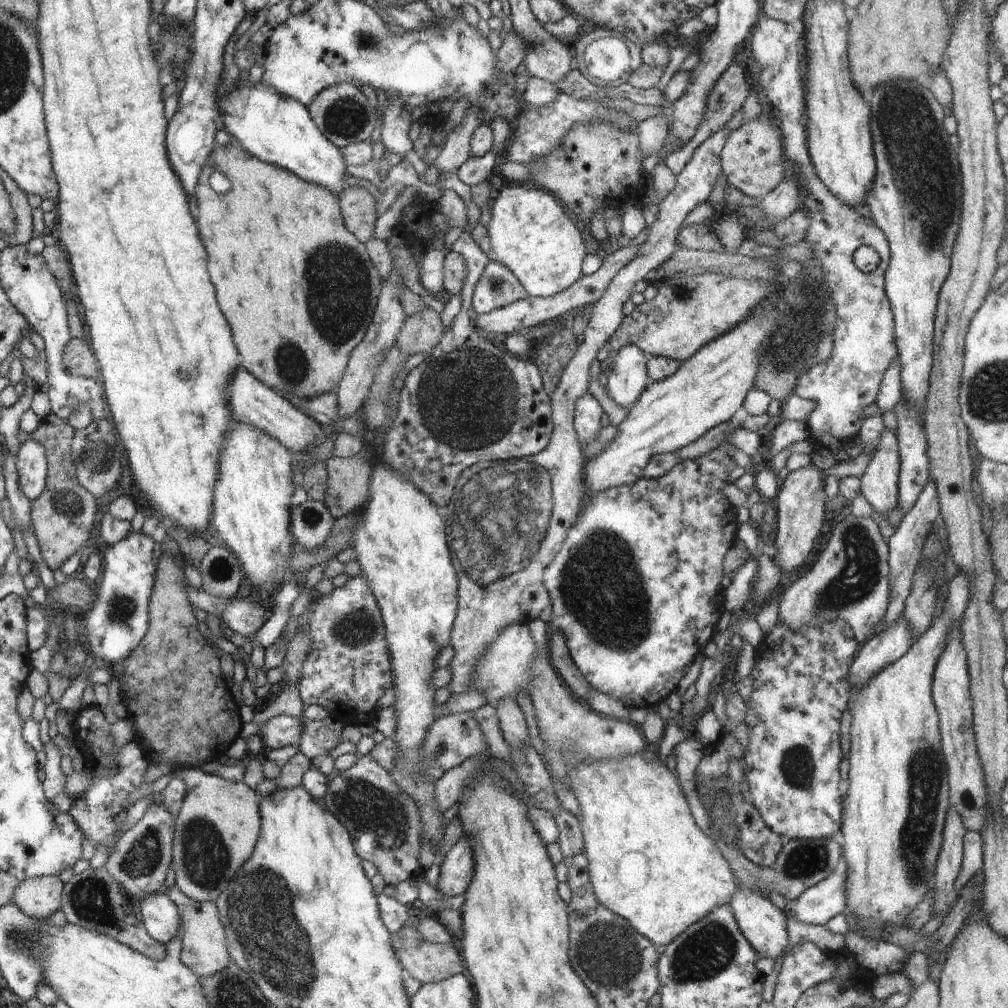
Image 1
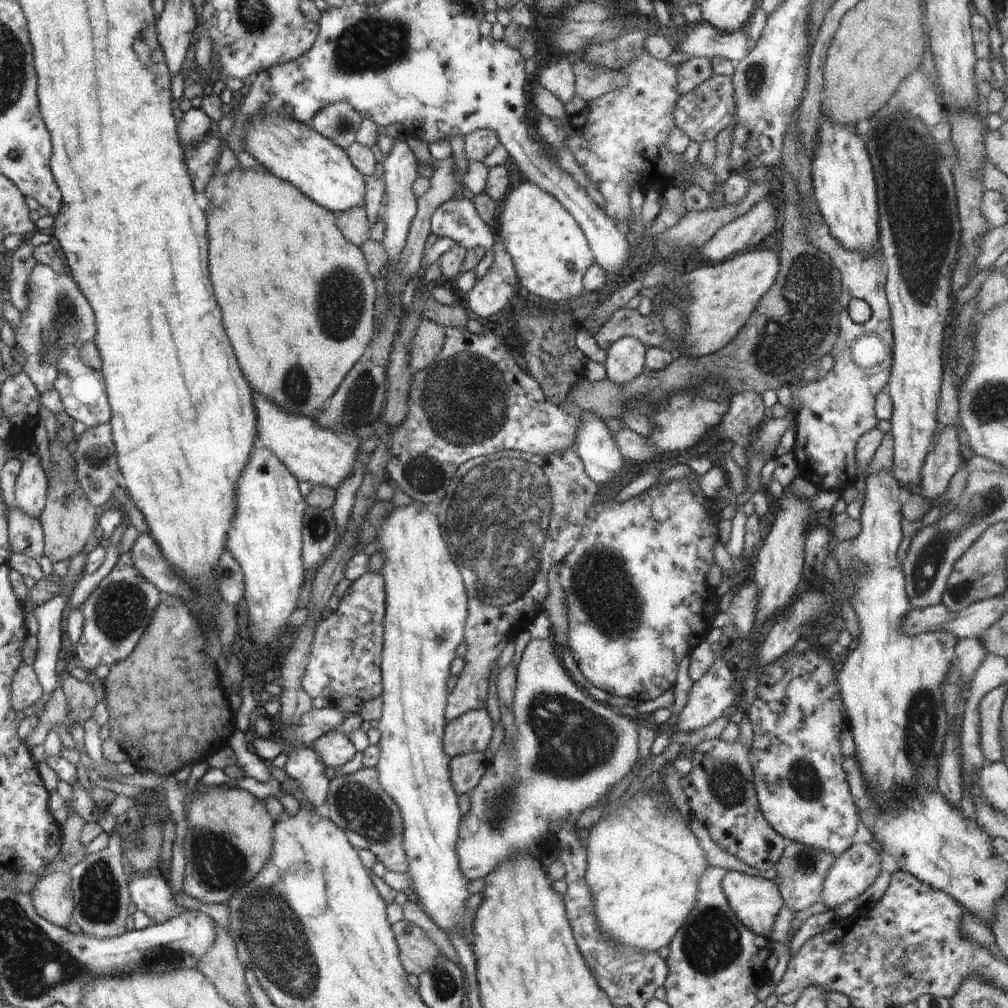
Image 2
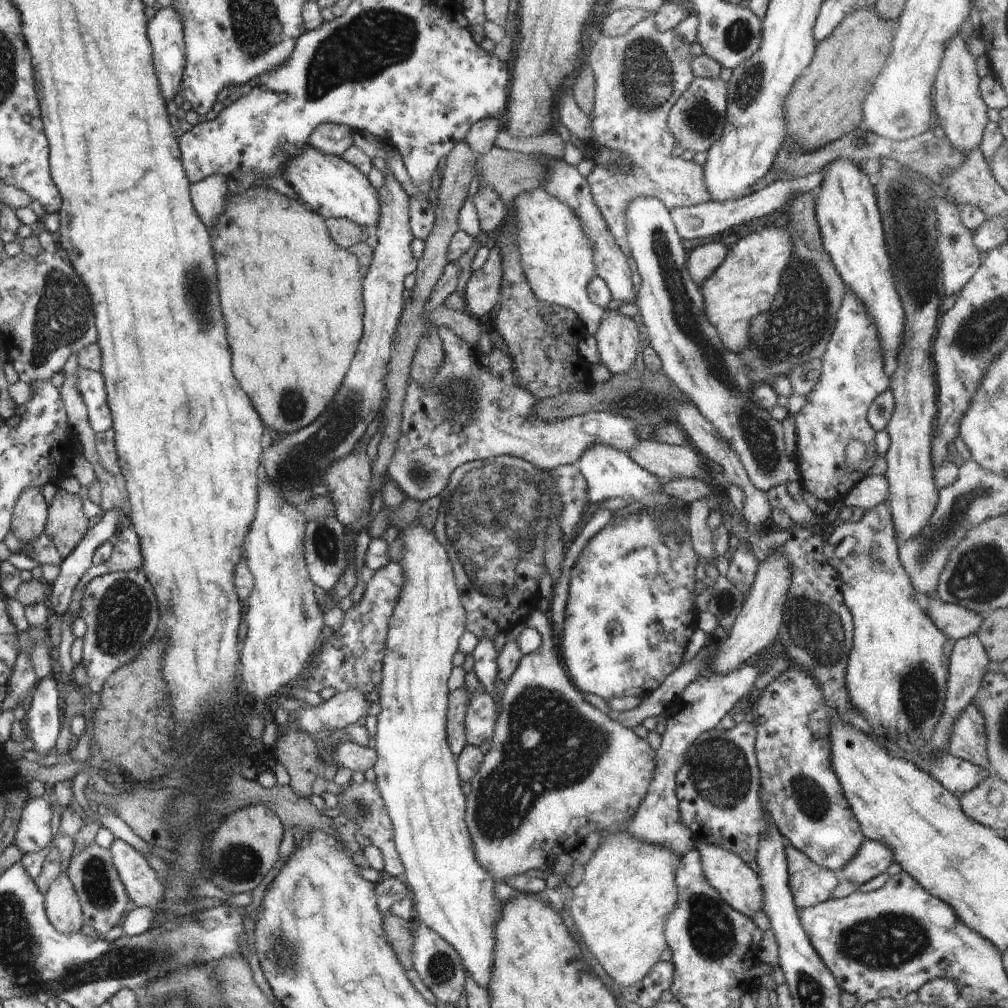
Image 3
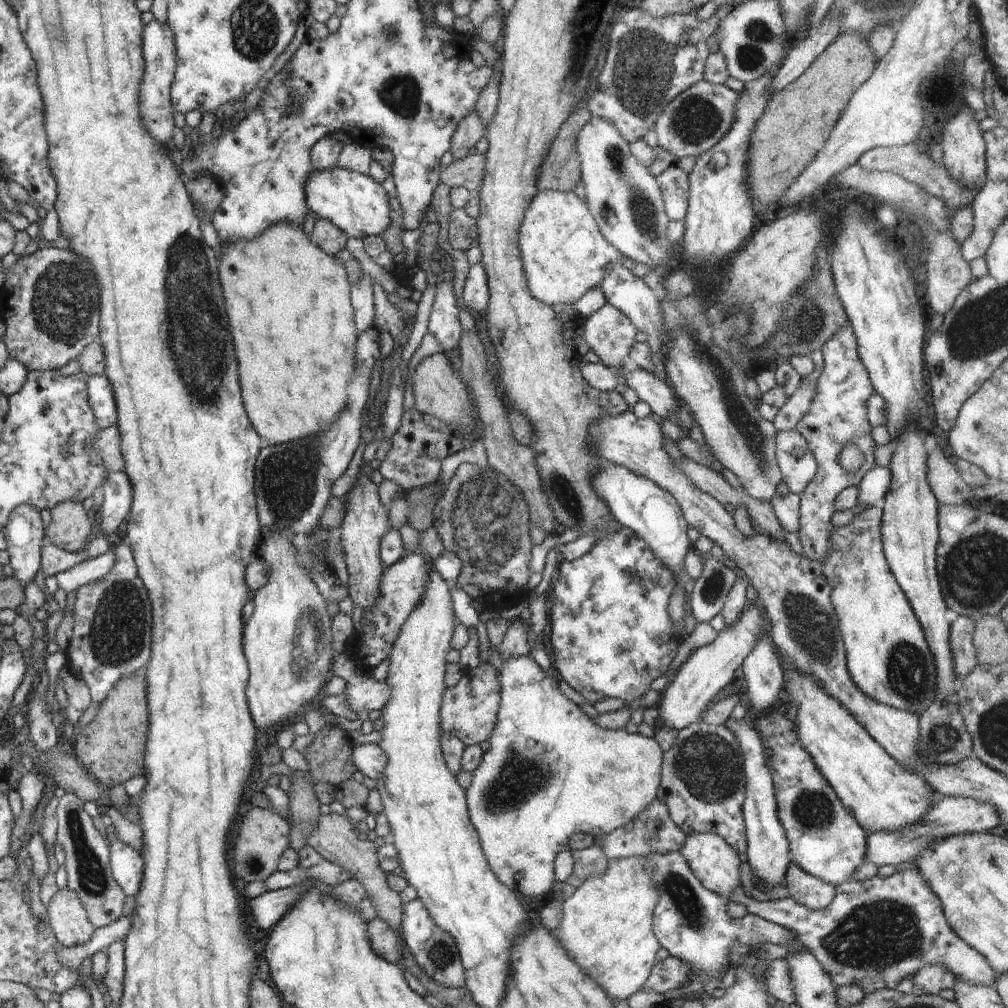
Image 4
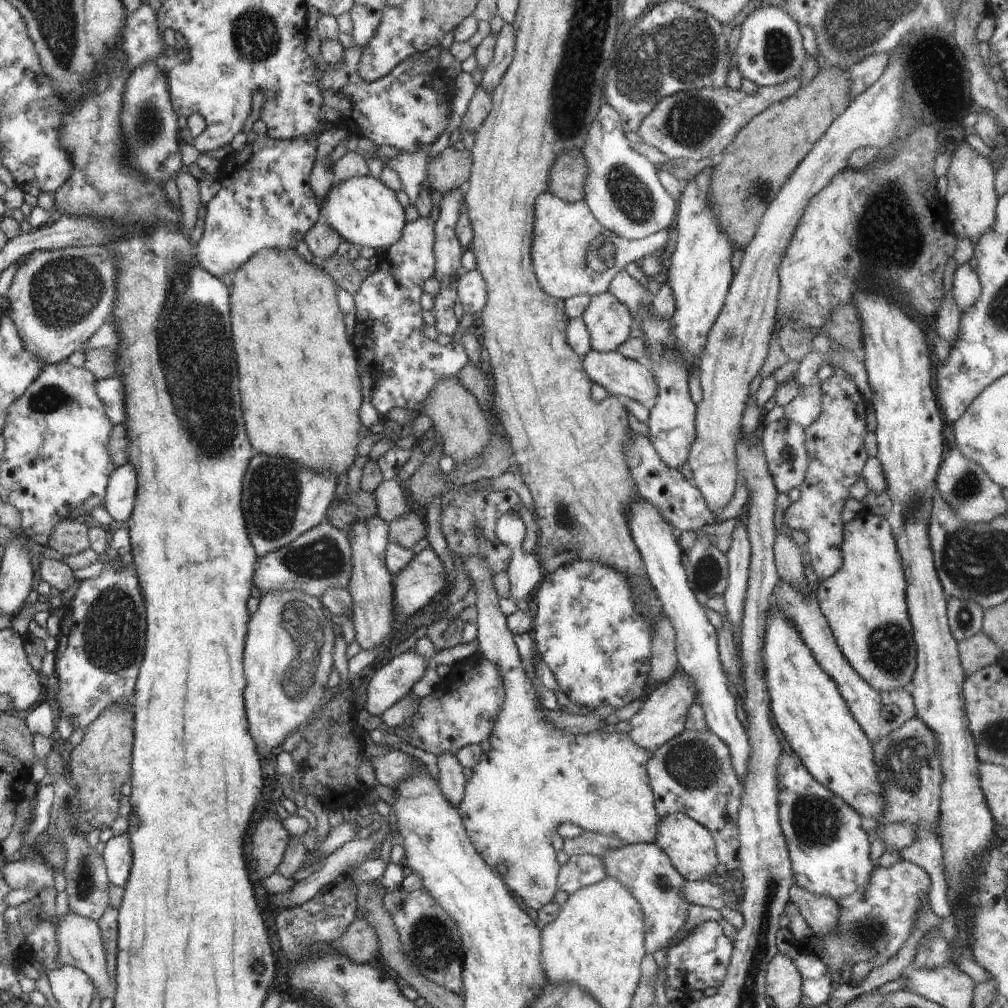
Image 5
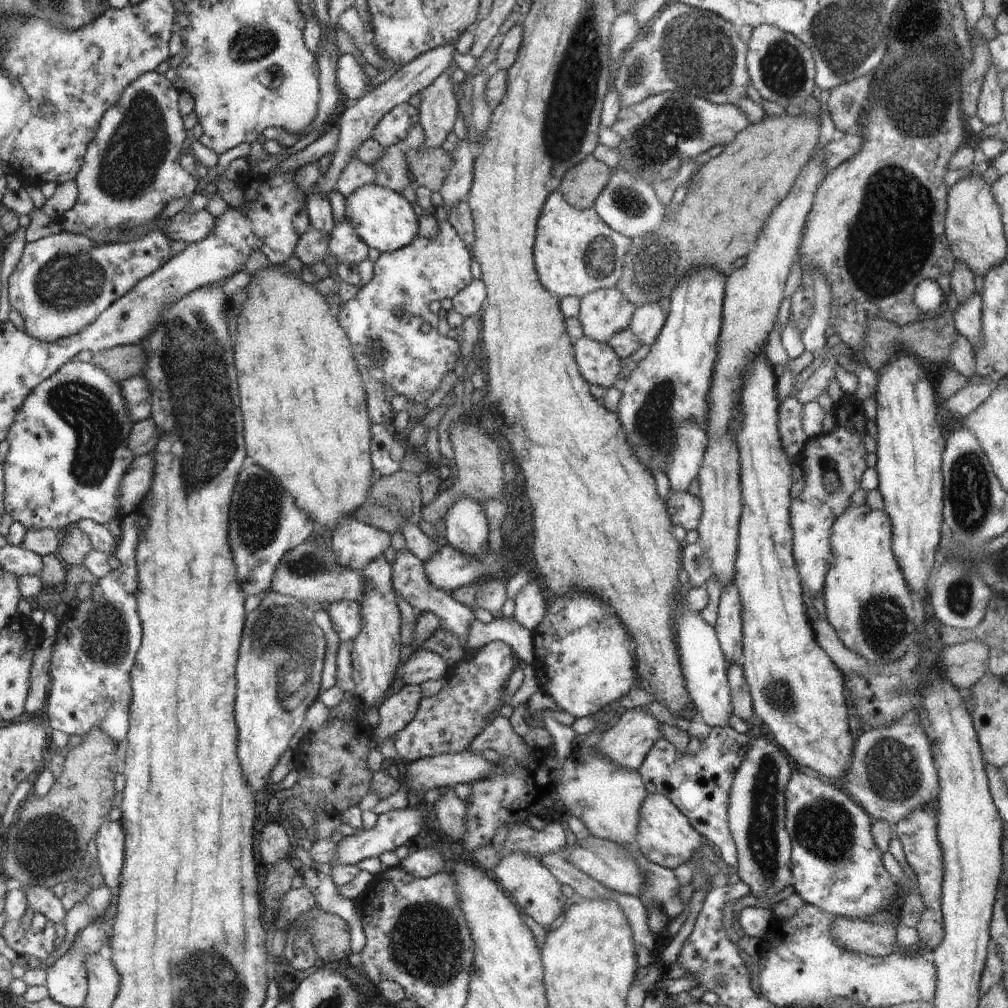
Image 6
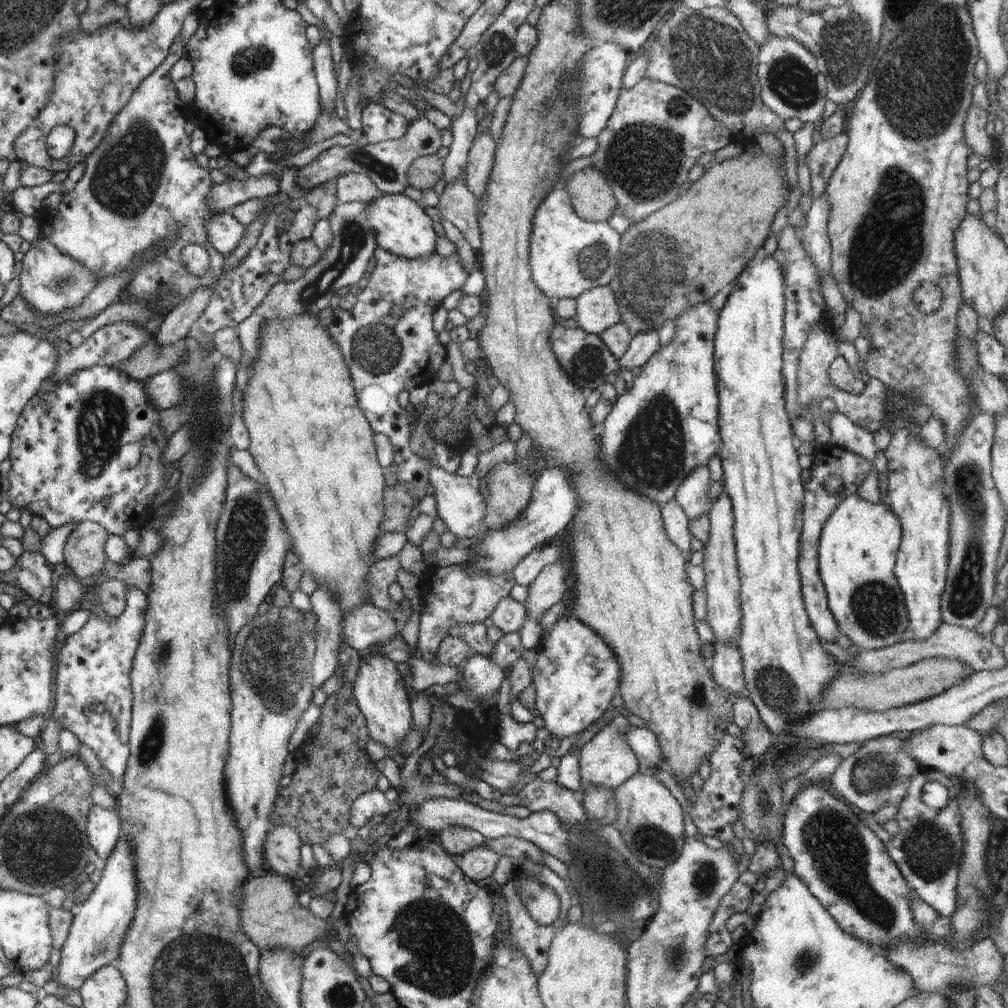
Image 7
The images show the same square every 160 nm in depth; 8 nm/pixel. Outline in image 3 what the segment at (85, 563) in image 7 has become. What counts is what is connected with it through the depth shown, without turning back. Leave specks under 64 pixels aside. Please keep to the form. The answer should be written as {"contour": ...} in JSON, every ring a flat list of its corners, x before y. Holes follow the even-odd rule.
{"contour":[[61,488,47,507,44,533,51,538,64,560,78,546,93,520,82,511,81,497]]}

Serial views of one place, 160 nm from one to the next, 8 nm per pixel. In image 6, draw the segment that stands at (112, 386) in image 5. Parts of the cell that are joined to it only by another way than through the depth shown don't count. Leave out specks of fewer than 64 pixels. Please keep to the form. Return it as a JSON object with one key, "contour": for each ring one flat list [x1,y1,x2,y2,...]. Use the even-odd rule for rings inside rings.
{"contour":[[130,377,119,381,119,387,130,420,138,422,151,418,150,393,147,389,147,381,142,377]]}

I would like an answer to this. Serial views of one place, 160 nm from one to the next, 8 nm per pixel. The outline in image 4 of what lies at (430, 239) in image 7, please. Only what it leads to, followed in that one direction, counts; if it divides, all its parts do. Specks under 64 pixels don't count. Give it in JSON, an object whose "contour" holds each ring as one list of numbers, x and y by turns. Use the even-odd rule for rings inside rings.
{"contour":[[340,166,324,170,312,168,304,183,307,206,317,218,335,224,349,237,364,239,367,236,381,236,392,223,390,205,384,187,370,177]]}

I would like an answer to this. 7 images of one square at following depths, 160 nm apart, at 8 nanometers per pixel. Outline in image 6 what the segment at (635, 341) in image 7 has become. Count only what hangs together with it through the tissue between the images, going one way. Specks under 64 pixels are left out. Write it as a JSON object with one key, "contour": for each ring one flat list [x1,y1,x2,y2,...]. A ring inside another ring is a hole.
{"contour":[[658,303,638,307,633,314,629,329,642,344,652,346,664,326,666,316]]}

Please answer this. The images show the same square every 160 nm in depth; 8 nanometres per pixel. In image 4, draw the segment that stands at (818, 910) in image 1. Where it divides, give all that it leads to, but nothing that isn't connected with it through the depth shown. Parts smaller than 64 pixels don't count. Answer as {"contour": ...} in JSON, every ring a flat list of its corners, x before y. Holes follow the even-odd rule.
{"contour":[[943,797,934,800,931,811,911,827,906,827,901,831,876,831,868,834,863,863,873,864,878,869,885,864,896,866,902,862,912,862,918,851,923,850,925,844,933,843,936,839,962,833,988,832,999,824,1002,824,999,812,992,803,980,802,966,797]]}

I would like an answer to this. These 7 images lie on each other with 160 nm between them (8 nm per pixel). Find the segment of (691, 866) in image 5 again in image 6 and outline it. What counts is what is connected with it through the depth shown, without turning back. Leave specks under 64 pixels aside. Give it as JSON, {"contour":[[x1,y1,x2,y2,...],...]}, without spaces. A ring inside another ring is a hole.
{"contour":[[653,794,645,797,640,809,641,819,637,828,638,850,650,861,661,867,676,870,680,864,689,864,698,848,702,846,702,835,690,821,668,800,667,796]]}

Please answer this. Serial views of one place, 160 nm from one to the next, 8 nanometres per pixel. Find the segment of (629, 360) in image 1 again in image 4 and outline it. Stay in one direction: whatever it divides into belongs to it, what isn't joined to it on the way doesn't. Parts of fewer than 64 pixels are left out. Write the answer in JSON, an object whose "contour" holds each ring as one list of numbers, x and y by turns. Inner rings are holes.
{"contour":[[606,303,598,312,583,320,583,339,589,344,590,350,598,355,601,363,610,369,618,370,628,358,630,349,636,343,634,336,638,332,635,324,620,309]]}

